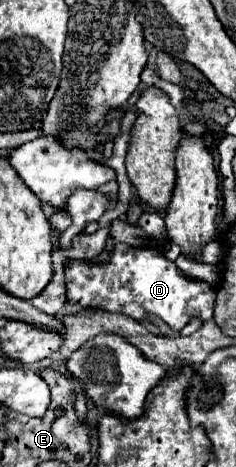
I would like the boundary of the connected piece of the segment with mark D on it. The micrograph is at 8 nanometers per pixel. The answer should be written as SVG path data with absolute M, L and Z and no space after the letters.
M115 242L115 250L109 256L109 262L95 264L73 260L65 268L65 280L69 308L65 308L61 314L75 314L77 304L81 304L83 308L105 308L135 320L155 314L163 318L171 330L181 330L191 318L211 320L215 312L215 288L207 282L185 278L175 262L165 258L163 248L157 242L149 242L145 248L129 248Z

